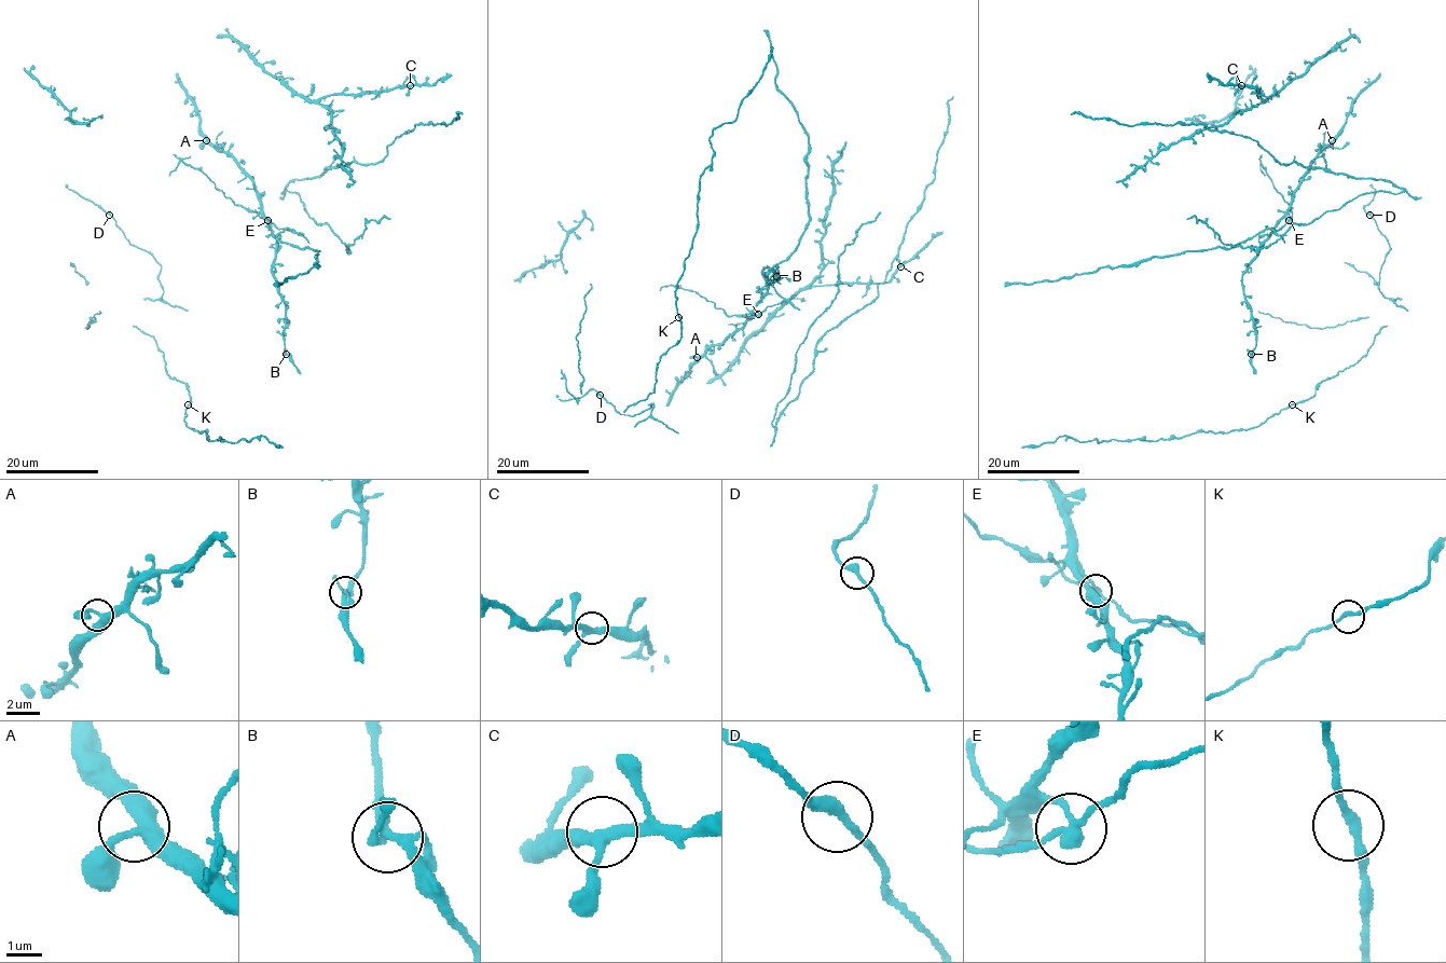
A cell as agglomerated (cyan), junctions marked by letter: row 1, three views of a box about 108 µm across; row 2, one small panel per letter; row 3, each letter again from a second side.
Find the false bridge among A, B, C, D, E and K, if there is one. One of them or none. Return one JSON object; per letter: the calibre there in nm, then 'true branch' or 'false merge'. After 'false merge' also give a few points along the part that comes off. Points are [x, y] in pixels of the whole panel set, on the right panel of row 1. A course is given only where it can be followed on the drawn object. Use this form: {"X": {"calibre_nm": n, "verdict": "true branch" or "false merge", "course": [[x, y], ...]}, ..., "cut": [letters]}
{"A": {"calibre_nm": 360, "verdict": "true branch"}, "B": {"calibre_nm": 280, "verdict": "true branch"}, "C": {"calibre_nm": 300, "verdict": "true branch"}, "D": {"calibre_nm": 320, "verdict": "true branch"}, "E": {"calibre_nm": 240, "verdict": "false merge", "course": [[1289, 220], [1279, 230], [1266, 229], [1224, 248], [1151, 257], [1057, 280], [1005, 285]]}, "K": {"calibre_nm": 240, "verdict": "true branch"}, "cut": ["E"]}

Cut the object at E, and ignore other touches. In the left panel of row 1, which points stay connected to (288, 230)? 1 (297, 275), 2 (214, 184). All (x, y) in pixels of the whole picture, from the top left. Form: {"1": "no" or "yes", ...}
{"1": "yes", "2": "yes"}

